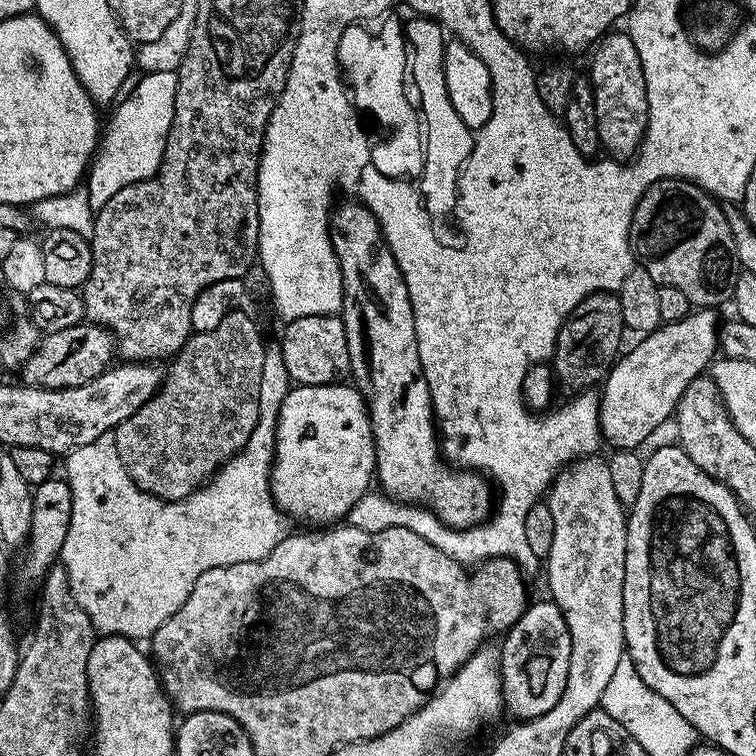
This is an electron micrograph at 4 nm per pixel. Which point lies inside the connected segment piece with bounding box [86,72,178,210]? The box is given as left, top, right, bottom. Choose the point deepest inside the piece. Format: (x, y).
(131, 147)

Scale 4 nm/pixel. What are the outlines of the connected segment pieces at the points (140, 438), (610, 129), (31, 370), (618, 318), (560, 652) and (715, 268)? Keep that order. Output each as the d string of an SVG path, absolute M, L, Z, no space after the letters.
M244 310L228 312L214 330L193 332L171 357L164 380L150 402L114 429L116 454L122 458L122 466L132 481L146 494L167 501L184 500L191 492L204 487L226 461L246 446L246 438L250 438L250 430L258 422L258 394L265 370L264 338L259 326Z
M609 31L595 45L591 53L590 79L598 110L598 134L603 151L612 158L632 158L640 151L648 125L646 78L642 74L642 58L638 58L638 50L634 50L634 42L628 37L627 31L616 31Z
M81 322L66 330L47 333L24 367L19 369L18 376L30 388L73 388L98 378L113 364L114 341L111 332L101 324Z
M614 292L590 294L585 300L578 302L578 306L574 306L574 310L560 327L556 350L550 357L550 367L555 379L560 379L568 388L576 388L572 390L588 390L599 385L617 361L624 336L626 337L626 329L619 295Z
M533 603L522 618L503 637L504 645L499 645L500 691L504 693L504 708L517 721L533 720L558 702L566 690L568 659L572 649L572 639L566 626L566 618L557 604Z
M660 180L654 186L650 186L634 210L632 225L628 231L628 239L632 242L632 251L639 267L644 268L650 274L650 278L654 278L656 284L662 287L674 287L675 289L682 290L682 294L686 294L688 301L697 309L715 309L719 306L718 304L729 303L732 300L732 292L736 288L736 277L738 275L736 243L728 225L725 209L713 197L709 196L704 189L699 188L697 184L691 184L689 180Z

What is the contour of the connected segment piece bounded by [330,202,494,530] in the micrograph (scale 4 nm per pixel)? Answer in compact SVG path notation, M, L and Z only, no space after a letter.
M359 202L344 203L348 204L337 207L330 216L332 249L342 274L350 376L368 405L376 443L375 479L383 495L401 504L423 506L453 530L482 524L493 511L494 492L481 473L449 466L438 447L438 425L432 415L402 270L380 233L376 215Z

